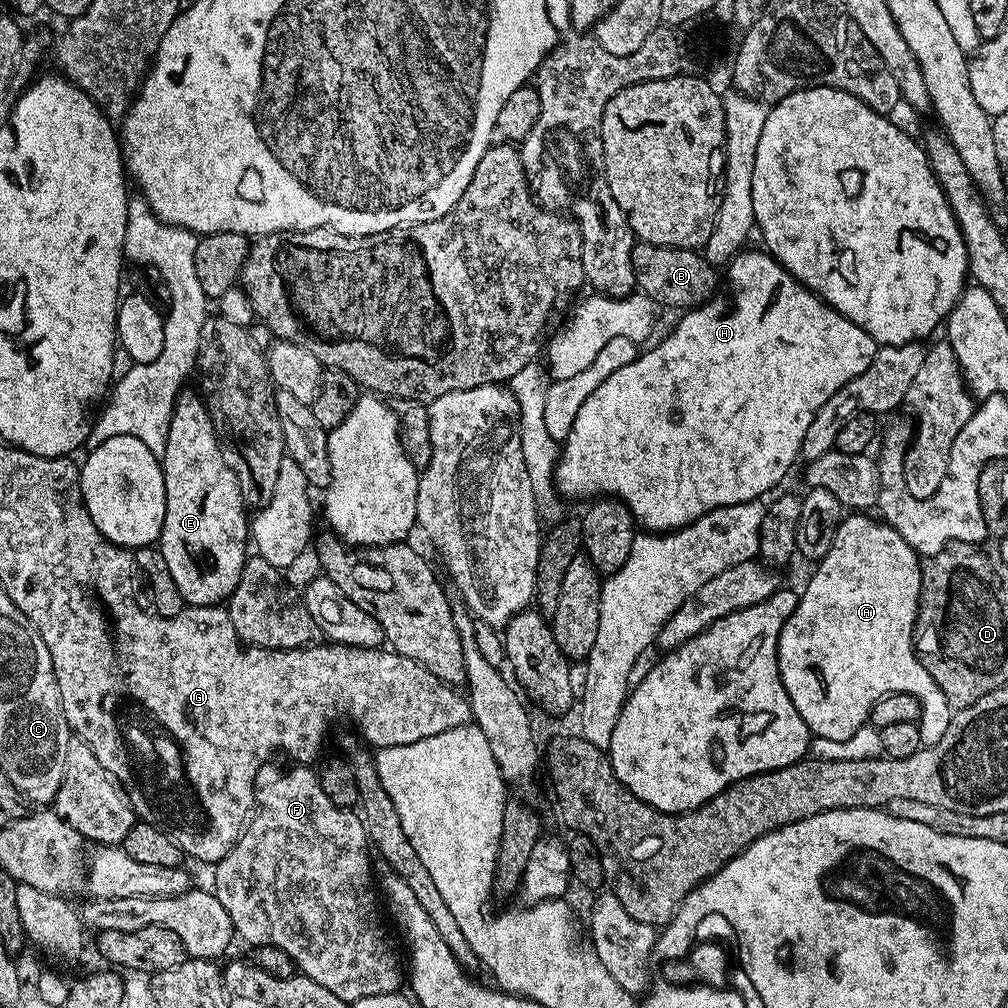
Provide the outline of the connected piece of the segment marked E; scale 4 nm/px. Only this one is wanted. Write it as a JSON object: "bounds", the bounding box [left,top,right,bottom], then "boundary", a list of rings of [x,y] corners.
{"bounds":[158,391,250,606],"boundary":[[[181,391],[180,396],[176,399],[176,409],[172,411],[170,430],[166,434],[166,450],[162,457],[162,463],[164,465],[164,485],[166,486],[166,518],[160,531],[158,547],[162,558],[166,558],[166,566],[170,566],[170,575],[174,578],[174,583],[178,585],[178,590],[182,590],[182,598],[184,599],[185,605],[220,606],[227,601],[228,597],[232,595],[232,591],[238,586],[238,578],[244,569],[246,553],[250,548],[250,516],[249,513],[244,513],[246,501],[244,495],[240,492],[236,475],[232,473],[232,467],[227,462],[225,449],[221,445],[220,437],[216,434],[216,427],[213,426],[212,419],[208,413],[208,405],[195,391],[193,391],[194,393],[188,391]]]}

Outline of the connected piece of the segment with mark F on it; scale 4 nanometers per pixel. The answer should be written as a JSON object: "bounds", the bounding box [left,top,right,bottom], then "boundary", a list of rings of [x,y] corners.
{"bounds":[214,762,402,1002],"boundary":[[[269,762],[264,764],[256,775],[256,807],[254,815],[251,817],[250,823],[244,828],[240,835],[239,840],[233,846],[229,853],[226,854],[224,858],[220,860],[218,864],[215,865],[214,871],[216,871],[216,885],[214,885],[214,891],[218,902],[222,902],[222,906],[226,906],[226,914],[230,914],[230,922],[232,923],[235,935],[240,936],[242,939],[248,943],[248,946],[259,946],[262,944],[269,944],[270,946],[278,946],[278,950],[286,950],[286,954],[290,954],[290,958],[296,964],[296,971],[299,975],[310,978],[314,982],[318,982],[318,986],[326,986],[326,990],[330,990],[330,994],[338,994],[338,998],[347,1000],[349,1002],[357,1000],[358,998],[370,998],[374,994],[390,994],[391,992],[401,991],[402,985],[400,985],[400,960],[402,964],[402,956],[396,953],[396,948],[392,945],[392,936],[387,932],[386,929],[380,925],[380,908],[376,905],[376,896],[374,893],[368,889],[368,883],[372,880],[372,860],[368,857],[368,852],[370,854],[370,843],[365,828],[365,823],[363,819],[355,811],[349,810],[347,808],[339,808],[334,806],[334,802],[330,802],[330,798],[326,798],[326,793],[322,791],[322,786],[320,785],[319,775],[311,767],[308,766],[291,766],[292,768],[280,769],[276,762]]]}

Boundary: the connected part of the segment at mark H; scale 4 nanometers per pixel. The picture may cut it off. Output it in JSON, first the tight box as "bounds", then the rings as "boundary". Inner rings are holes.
{"bounds":[554,250,878,534],"boundary":[[[741,250],[728,261],[726,271],[728,271],[728,288],[732,292],[728,292],[725,296],[721,294],[713,295],[711,300],[700,305],[699,308],[690,308],[683,313],[684,316],[676,324],[676,329],[665,338],[661,344],[653,346],[649,352],[641,351],[634,362],[630,362],[630,366],[622,366],[622,370],[618,370],[615,374],[610,374],[610,378],[606,378],[606,382],[602,382],[602,386],[598,386],[598,390],[594,390],[594,394],[590,394],[590,398],[586,398],[586,402],[582,402],[582,410],[578,410],[578,418],[574,418],[574,426],[570,426],[570,434],[562,442],[562,447],[558,452],[556,461],[556,470],[554,473],[554,483],[556,491],[561,497],[569,496],[572,500],[580,500],[583,496],[587,498],[600,498],[605,494],[611,494],[615,499],[622,501],[632,514],[632,519],[636,521],[641,529],[647,530],[652,534],[667,534],[675,532],[676,529],[684,527],[685,524],[692,524],[698,518],[702,518],[706,514],[710,514],[719,508],[726,506],[734,506],[742,502],[750,502],[751,500],[759,500],[771,488],[776,488],[788,476],[788,471],[795,466],[796,460],[801,459],[800,447],[802,446],[802,438],[806,438],[806,429],[810,426],[810,422],[814,422],[814,414],[818,414],[818,410],[826,403],[836,391],[839,390],[846,382],[850,382],[854,378],[858,378],[858,374],[862,374],[866,370],[866,366],[870,366],[870,362],[874,358],[878,347],[876,340],[870,338],[870,334],[866,334],[866,330],[862,330],[854,322],[850,322],[840,312],[836,312],[826,301],[820,299],[815,292],[812,292],[806,285],[800,284],[794,279],[781,264],[773,256],[768,255],[767,251],[748,252],[749,250]]]}

